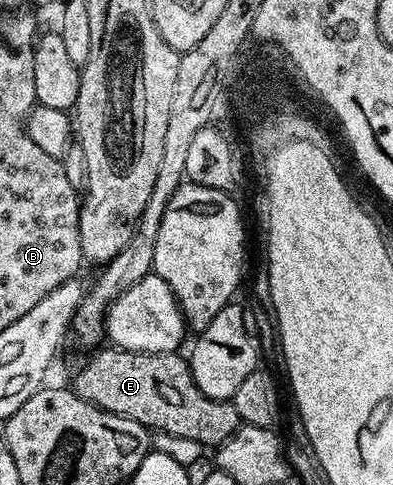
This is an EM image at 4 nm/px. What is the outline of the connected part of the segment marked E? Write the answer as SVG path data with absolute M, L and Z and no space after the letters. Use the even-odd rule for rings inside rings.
M120 348L98 349L81 366L71 389L83 400L112 414L143 424L145 429L171 436L187 436L203 448L216 448L243 423L232 401L209 398L195 384L188 361L180 353L148 354Z

